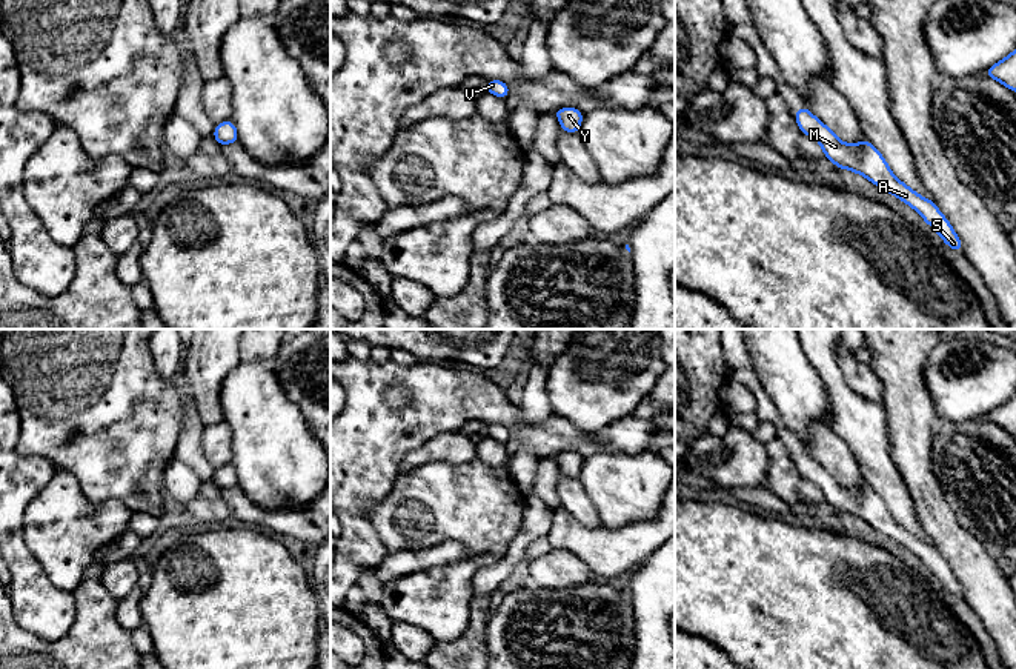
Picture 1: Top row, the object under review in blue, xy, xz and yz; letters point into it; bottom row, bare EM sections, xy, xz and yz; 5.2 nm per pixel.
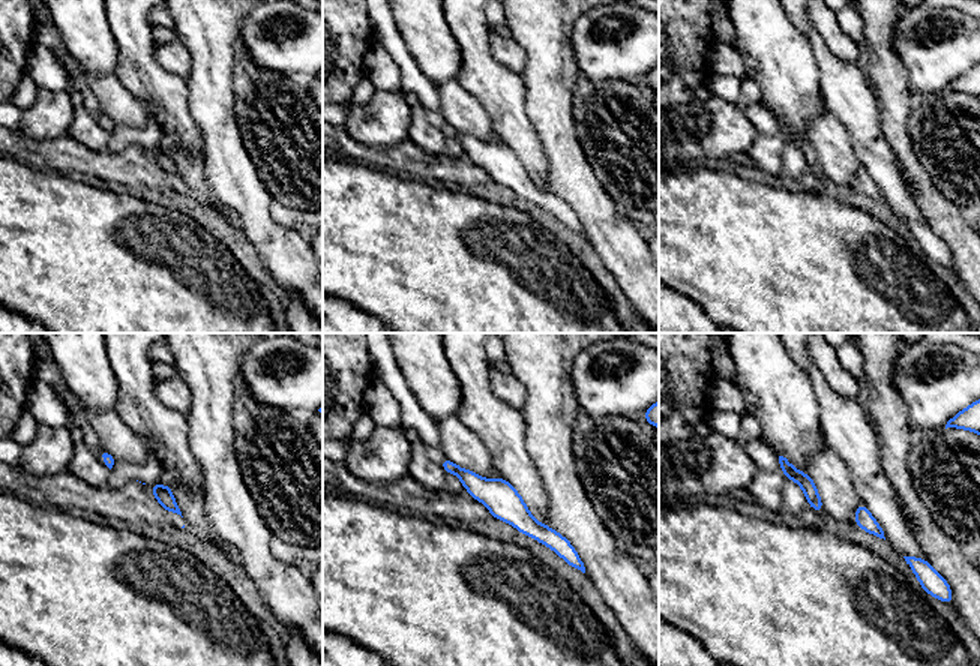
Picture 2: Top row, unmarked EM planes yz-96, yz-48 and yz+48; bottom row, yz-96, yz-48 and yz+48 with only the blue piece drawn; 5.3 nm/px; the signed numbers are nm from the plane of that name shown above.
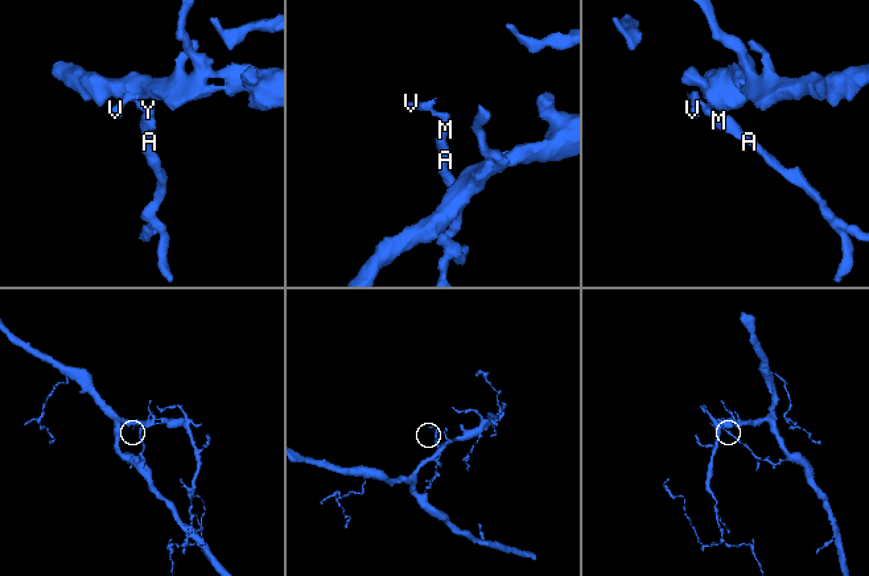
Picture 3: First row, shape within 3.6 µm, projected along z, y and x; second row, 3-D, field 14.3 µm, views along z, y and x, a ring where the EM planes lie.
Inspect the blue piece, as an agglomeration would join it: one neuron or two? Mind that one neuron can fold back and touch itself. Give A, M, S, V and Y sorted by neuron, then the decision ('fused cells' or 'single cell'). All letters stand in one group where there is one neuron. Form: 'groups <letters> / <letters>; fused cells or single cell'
groups A M S V Y; single cell

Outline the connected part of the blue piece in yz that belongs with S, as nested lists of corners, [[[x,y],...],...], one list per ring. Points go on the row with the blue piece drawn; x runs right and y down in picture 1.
[[[805,106],[798,108],[795,120],[801,134],[815,137],[822,146],[824,155],[839,169],[850,169],[868,178],[878,188],[885,189],[904,203],[910,205],[928,223],[953,251],[962,254],[962,241],[938,206],[916,194],[893,175],[885,158],[868,141],[845,145],[828,126],[816,118]]]

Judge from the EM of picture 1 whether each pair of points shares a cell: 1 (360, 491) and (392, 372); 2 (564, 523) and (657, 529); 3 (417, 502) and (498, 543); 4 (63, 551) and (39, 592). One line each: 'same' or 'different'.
1: same
2: same
3: same
4: different

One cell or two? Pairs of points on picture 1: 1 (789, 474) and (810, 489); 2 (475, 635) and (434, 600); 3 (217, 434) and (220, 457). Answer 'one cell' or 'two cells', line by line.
1: two cells
2: two cells
3: one cell

